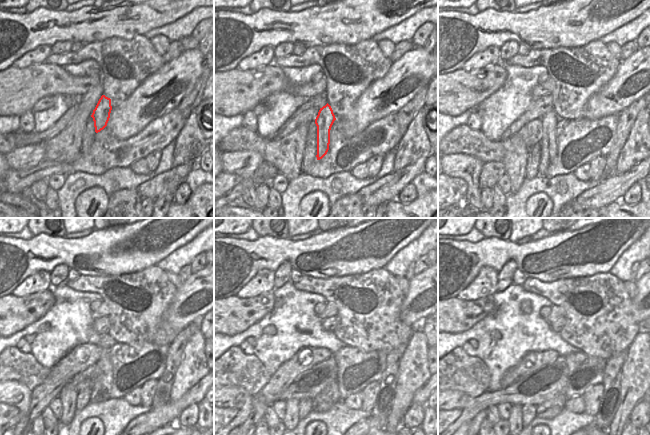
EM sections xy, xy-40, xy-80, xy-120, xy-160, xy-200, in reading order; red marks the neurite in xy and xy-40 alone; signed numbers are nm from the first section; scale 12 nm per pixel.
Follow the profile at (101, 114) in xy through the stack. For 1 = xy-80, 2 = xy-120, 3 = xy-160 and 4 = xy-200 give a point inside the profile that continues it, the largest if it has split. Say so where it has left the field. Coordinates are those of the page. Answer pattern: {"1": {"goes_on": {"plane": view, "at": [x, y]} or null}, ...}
{"1": {"goes_on": {"plane": "xy-80", "at": [549, 149]}}, "2": {"goes_on": {"plane": "xy-120", "at": [103, 383]}}, "3": {"goes_on": {"plane": "xy-160", "at": [320, 407]}}, "4": {"goes_on": {"plane": "xy-200", "at": [542, 412]}}}

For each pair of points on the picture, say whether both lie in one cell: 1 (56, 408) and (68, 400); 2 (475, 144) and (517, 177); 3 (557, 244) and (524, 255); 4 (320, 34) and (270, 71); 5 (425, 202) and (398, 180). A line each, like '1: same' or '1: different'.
1: different
2: same
3: same
4: different
5: different

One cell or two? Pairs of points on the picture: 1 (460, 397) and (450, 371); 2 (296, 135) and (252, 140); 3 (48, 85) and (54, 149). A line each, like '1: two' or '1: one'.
1: two
2: one
3: two

